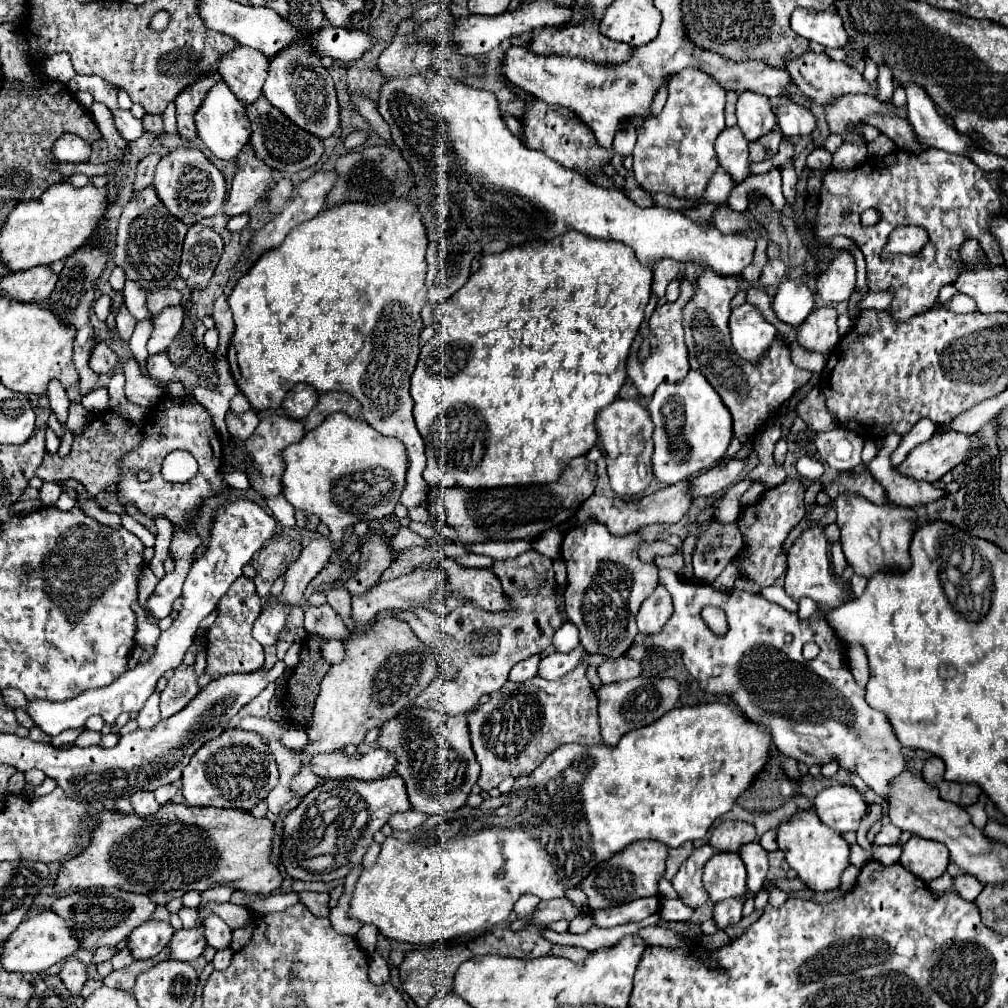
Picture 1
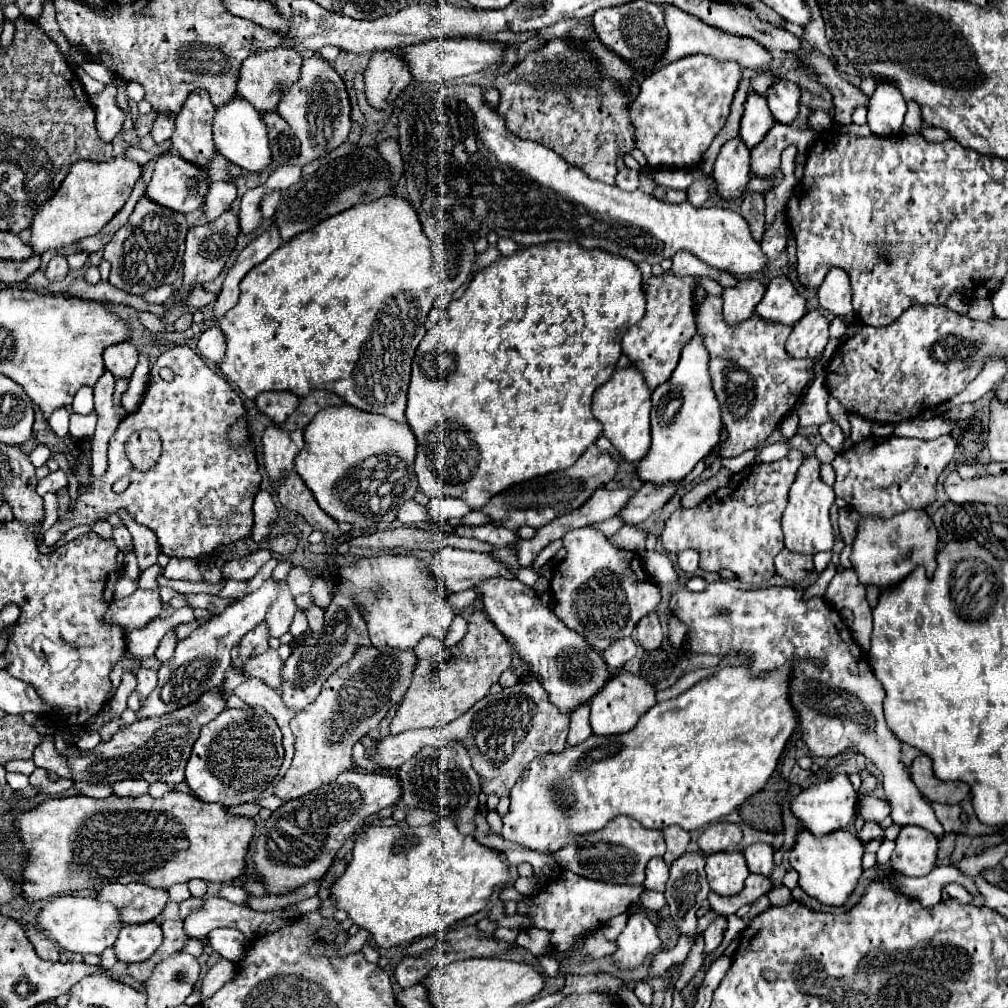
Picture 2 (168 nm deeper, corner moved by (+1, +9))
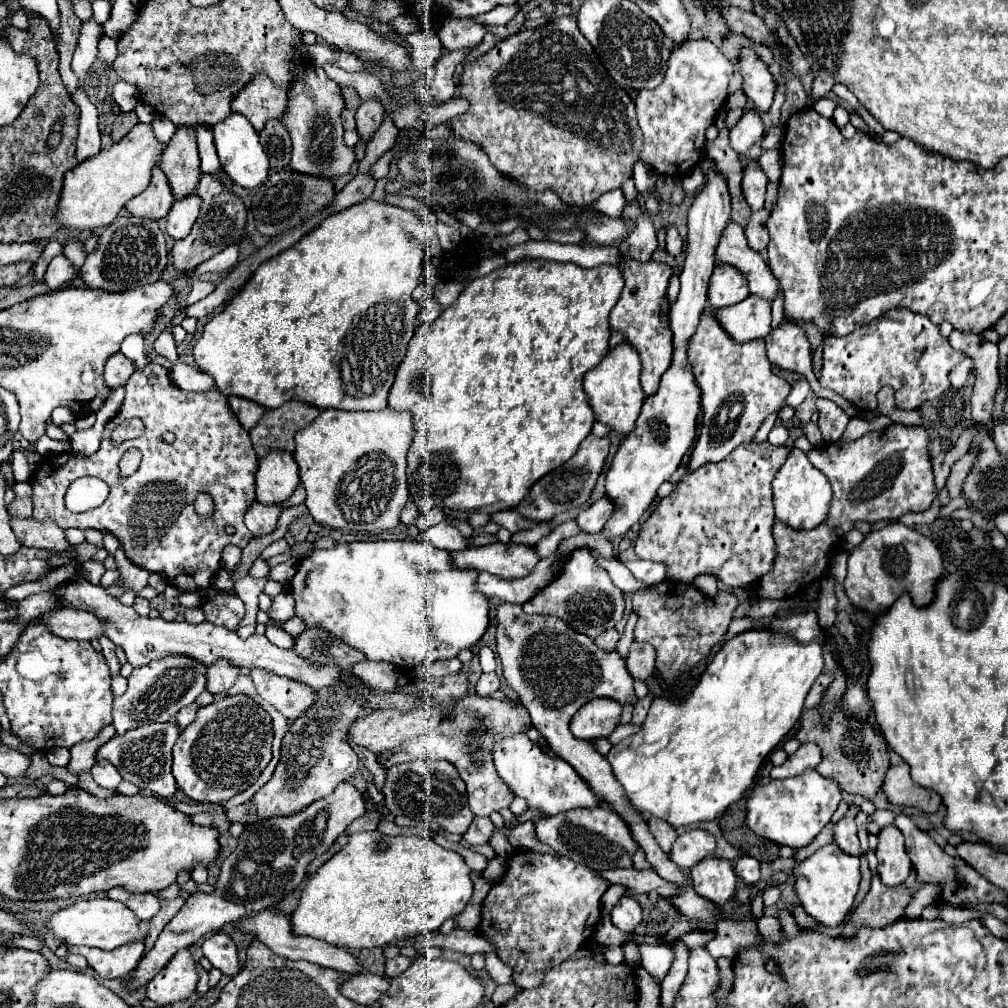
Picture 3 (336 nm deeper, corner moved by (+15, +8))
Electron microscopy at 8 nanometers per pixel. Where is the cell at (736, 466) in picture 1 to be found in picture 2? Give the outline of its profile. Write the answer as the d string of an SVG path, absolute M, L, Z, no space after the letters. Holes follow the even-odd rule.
M644 483L630 499L628 503L622 507L622 511L618 513L618 517L626 523L626 525L638 525L642 521L646 521L654 511L662 509L672 493L676 491L678 483L668 483L666 487L660 487L660 489L654 489L654 485L648 485Z

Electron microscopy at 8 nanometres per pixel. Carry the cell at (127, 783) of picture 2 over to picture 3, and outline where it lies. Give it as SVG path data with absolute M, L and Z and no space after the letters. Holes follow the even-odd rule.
M98 762L90 768L92 778L96 780L98 786L102 788L110 788L110 790L118 790L118 784L122 782L122 776L116 772L116 768L110 762Z

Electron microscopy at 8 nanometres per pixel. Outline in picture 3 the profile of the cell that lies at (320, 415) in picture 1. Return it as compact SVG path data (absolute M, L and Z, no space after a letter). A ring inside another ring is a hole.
M290 400L276 410L266 410L262 420L250 430L250 440L258 458L264 458L268 450L282 448L294 450L294 432L308 426L320 410L312 404L304 404L300 400Z

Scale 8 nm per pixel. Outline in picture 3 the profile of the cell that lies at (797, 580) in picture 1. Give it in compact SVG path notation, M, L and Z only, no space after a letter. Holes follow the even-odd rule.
M792 448L788 454L788 460L784 466L778 470L774 482L774 510L776 510L776 520L782 524L788 524L788 528L794 530L812 530L816 528L828 512L828 504L832 500L832 488L828 478L810 464L806 452Z

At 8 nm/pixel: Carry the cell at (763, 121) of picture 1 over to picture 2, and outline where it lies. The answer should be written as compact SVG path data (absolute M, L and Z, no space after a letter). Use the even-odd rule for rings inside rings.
M750 93L744 105L744 117L740 127L740 137L746 143L746 147L752 149L754 145L758 145L766 137L766 133L772 129L774 123L776 121L768 109L766 97Z

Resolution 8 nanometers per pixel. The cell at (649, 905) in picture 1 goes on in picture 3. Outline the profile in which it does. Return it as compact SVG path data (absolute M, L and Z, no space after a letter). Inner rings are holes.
M516 852L506 862L506 872L498 884L492 886L488 896L482 902L482 922L478 934L488 938L508 966L514 968L514 984L520 988L536 988L544 980L544 972L552 964L560 964L566 958L572 958L576 950L590 942L596 922L600 920L600 898L610 886L598 872L590 870L584 864L574 864L566 858L556 858L554 854L534 854L534 852Z

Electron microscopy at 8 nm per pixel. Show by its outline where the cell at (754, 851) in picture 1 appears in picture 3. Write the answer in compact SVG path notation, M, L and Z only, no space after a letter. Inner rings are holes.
M740 856L736 860L736 874L740 876L740 880L756 884L760 880L760 862L752 856Z

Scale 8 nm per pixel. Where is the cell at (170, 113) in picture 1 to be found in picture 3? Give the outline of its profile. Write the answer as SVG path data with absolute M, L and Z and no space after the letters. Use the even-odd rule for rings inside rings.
M136 124L120 142L68 170L64 174L60 202L54 214L56 222L68 230L96 230L112 224L124 204L146 190L150 172L160 160L162 148L164 144L154 138L152 124Z

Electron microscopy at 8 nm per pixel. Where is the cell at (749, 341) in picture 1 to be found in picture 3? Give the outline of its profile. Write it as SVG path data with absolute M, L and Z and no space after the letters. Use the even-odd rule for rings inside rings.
M716 266L714 274L710 278L708 288L708 304L712 308L726 308L732 304L738 304L750 296L744 276L732 266Z

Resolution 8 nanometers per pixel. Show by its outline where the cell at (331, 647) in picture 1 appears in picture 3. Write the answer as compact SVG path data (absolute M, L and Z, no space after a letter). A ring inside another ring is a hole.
M284 590L274 598L274 604L272 604L272 610L270 610L270 618L274 622L278 622L278 624L284 624L294 616L294 612L296 612L296 604L292 600L292 592Z

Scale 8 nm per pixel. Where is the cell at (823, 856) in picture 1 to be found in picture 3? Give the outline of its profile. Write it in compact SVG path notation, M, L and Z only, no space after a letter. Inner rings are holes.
M830 844L822 846L806 860L798 862L792 870L792 876L794 876L794 890L798 894L802 908L818 922L826 926L838 926L854 904L854 896L860 884L860 860L856 856L840 852L836 844Z

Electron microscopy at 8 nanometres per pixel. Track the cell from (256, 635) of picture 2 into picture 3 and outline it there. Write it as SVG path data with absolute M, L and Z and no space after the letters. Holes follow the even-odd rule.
M218 660L216 664L208 666L206 678L208 678L208 690L216 696L224 694L228 688L232 688L232 684L238 680L238 676L242 674L240 668L232 668L232 664L228 664L228 660Z

